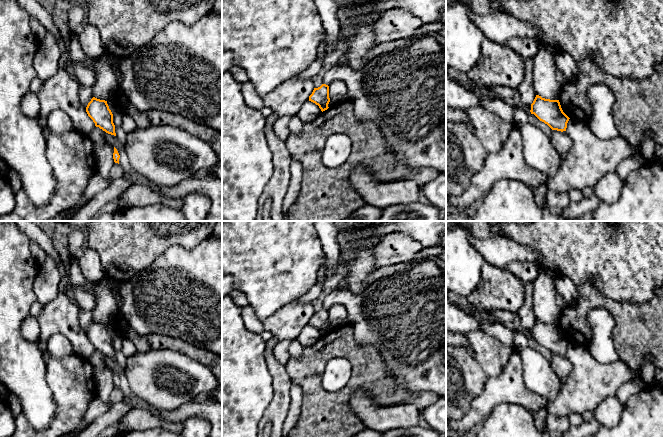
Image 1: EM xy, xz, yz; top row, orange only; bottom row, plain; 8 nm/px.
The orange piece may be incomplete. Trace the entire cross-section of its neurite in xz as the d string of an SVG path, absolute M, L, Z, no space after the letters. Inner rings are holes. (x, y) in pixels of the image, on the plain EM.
M322 308L320 311L314 312L312 318L309 320L309 325L318 329L322 336L327 334L330 326L329 310Z

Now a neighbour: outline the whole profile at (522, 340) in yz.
M519 329L514 332L513 341L517 349L525 349L530 346L531 336Z

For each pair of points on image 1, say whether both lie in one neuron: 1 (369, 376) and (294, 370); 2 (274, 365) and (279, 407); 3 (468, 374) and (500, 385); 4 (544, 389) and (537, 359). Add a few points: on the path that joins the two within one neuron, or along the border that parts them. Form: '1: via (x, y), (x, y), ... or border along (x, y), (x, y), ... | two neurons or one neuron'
1: via (352, 357), (347, 352), (323, 352), (313, 361) | one neuron
2: via (279, 375), (279, 397) | one neuron
3: border along (505, 365), (472, 398) | two neurons
4: via (544, 382), (538, 375), (537, 366) | one neuron

